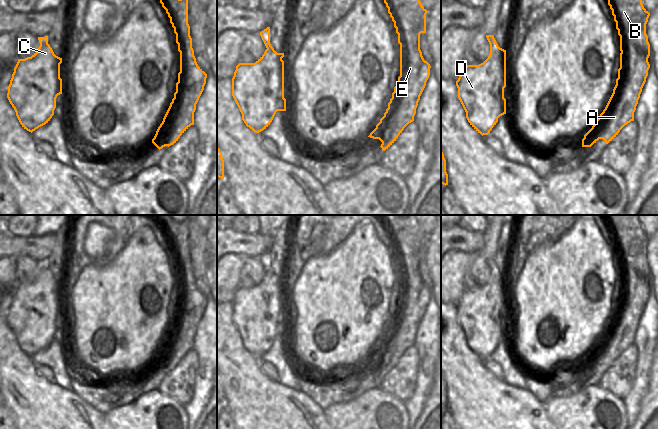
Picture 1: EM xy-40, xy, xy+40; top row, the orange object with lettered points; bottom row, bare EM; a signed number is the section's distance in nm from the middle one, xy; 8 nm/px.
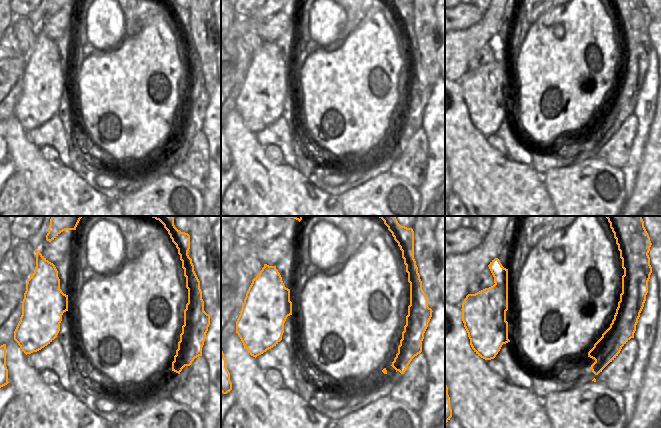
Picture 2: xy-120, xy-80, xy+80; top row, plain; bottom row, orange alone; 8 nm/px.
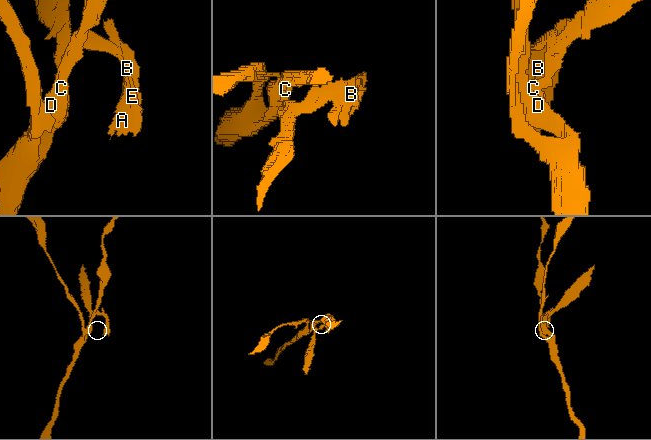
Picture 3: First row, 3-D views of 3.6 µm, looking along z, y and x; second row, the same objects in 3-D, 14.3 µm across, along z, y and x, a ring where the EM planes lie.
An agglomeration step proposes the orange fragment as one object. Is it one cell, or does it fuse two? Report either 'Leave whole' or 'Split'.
Split

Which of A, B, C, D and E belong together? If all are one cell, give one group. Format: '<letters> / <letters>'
A B E / C D

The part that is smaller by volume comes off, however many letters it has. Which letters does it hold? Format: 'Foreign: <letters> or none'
Foreign: A, B, E

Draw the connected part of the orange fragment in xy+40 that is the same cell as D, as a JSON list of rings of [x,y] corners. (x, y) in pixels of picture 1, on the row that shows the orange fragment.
[[[506,53],[489,54],[479,65],[467,65],[463,68],[458,80],[458,98],[466,112],[470,125],[482,136],[488,135],[498,122],[498,118],[506,114]]]

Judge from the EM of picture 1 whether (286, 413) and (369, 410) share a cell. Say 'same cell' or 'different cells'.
different cells

